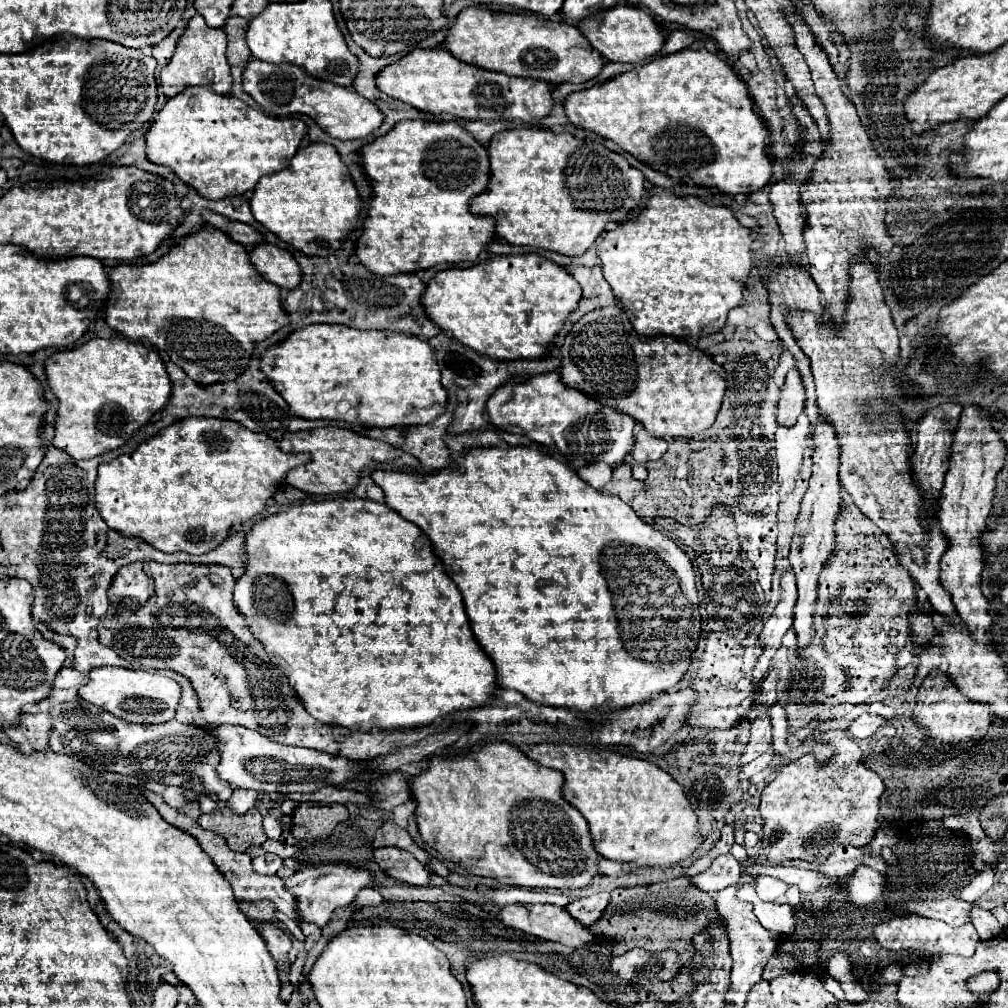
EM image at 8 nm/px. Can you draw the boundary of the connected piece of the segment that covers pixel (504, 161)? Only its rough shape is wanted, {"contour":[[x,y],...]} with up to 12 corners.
{"contour":[[491,138],[493,216],[515,246],[581,256],[645,194],[603,144]]}

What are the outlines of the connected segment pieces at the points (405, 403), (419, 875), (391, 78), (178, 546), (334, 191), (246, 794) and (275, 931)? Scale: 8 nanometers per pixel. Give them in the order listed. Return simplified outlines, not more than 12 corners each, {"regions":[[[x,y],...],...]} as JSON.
{"regions":[[[311,324],[261,370],[305,420],[403,428],[447,408],[435,350]],[[377,848],[375,862],[387,876],[427,886],[433,876],[411,852]],[[415,48],[377,88],[461,120],[545,118],[547,82]],[[189,417],[99,466],[107,526],[205,554],[311,460]],[[327,142],[263,176],[259,224],[307,256],[327,256],[361,210]],[[235,788],[227,808],[245,814],[255,806],[257,792]],[[257,922],[267,950],[279,966],[281,992],[289,982],[291,938],[271,922]]]}

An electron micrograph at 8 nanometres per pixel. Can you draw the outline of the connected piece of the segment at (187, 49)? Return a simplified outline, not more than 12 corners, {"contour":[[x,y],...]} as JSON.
{"contour":[[195,14],[159,74],[165,96],[189,86],[229,94],[227,34]]}

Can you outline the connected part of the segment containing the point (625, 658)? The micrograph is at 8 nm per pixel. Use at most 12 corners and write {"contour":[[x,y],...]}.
{"contour":[[567,464],[373,470],[497,684],[579,712],[673,688],[687,554]]}

